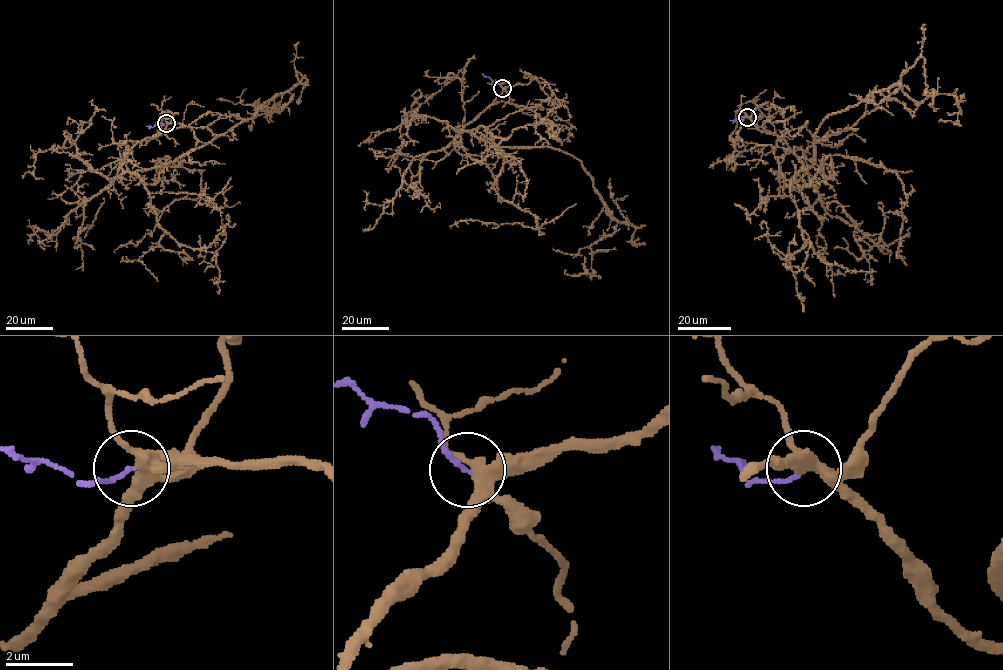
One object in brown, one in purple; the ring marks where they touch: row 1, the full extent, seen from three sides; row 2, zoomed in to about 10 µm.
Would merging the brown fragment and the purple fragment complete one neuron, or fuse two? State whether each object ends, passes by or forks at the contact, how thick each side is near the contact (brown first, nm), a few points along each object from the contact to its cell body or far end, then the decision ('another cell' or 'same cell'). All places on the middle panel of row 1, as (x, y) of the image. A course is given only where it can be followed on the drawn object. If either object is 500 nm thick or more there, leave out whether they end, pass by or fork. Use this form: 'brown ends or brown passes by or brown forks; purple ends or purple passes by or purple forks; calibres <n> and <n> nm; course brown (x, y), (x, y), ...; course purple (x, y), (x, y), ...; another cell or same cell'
brown forks; purple ends; calibres 360 and 110 nm; course brown (502, 88), (457, 137), (471, 131), (501, 146), (568, 153), (618, 221), (590, 246), (593, 272), (565, 269); course purple (502, 88), (482, 74); same cell

